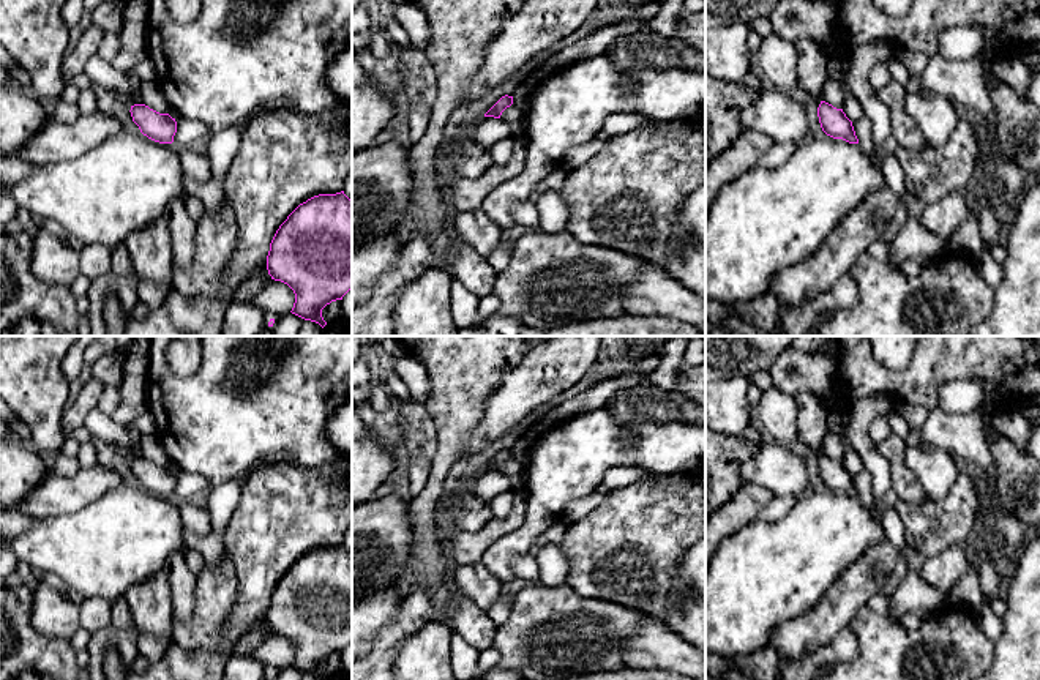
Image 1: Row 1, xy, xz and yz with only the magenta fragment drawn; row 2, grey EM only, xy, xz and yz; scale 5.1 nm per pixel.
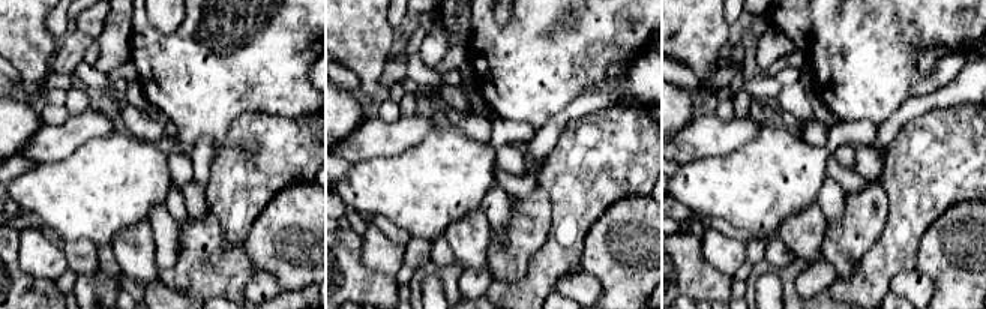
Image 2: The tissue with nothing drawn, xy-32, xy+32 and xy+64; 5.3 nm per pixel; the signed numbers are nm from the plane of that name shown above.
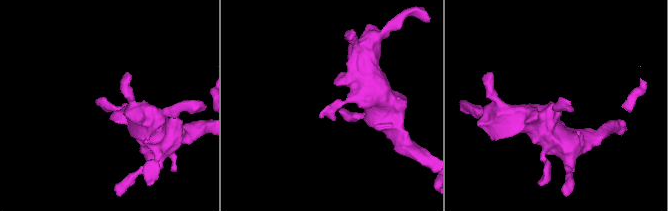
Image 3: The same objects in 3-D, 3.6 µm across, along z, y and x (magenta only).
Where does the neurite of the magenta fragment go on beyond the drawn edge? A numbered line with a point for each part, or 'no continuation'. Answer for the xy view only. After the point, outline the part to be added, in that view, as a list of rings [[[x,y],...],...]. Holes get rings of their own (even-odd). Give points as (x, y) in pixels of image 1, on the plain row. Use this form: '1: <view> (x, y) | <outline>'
no continuation

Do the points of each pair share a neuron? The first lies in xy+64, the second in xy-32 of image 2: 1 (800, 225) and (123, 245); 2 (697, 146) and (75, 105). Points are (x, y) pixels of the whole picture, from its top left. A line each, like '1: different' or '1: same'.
1: same
2: different

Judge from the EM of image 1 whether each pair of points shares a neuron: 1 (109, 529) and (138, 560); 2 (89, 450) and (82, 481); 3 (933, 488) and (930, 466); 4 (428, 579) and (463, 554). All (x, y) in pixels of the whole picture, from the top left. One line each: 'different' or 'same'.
1: same
2: different
3: same
4: different

